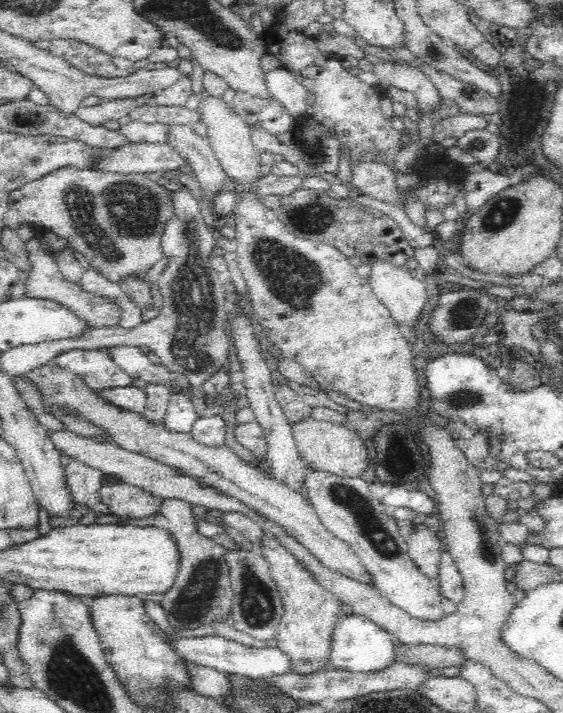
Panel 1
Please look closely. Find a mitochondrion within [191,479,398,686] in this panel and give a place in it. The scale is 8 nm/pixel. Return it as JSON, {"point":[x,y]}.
{"point":[258,607]}

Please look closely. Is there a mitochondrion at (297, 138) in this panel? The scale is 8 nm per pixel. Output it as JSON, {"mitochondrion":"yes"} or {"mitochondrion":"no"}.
{"mitochondrion":"no"}

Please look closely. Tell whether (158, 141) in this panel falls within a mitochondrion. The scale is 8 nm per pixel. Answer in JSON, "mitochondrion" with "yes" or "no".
{"mitochondrion":"no"}

